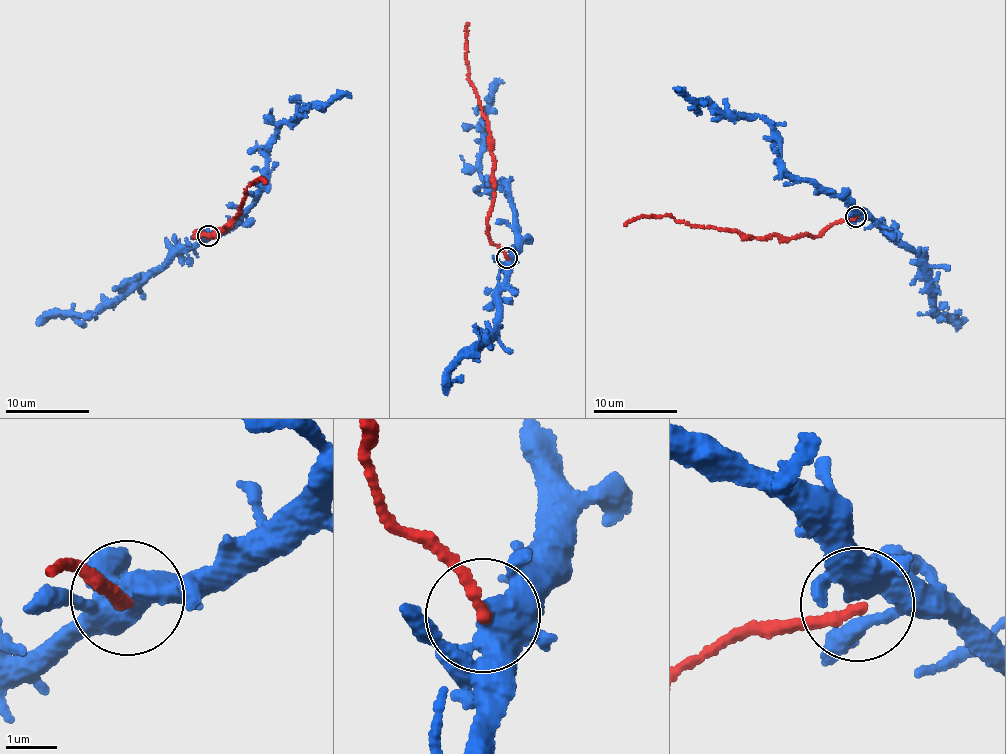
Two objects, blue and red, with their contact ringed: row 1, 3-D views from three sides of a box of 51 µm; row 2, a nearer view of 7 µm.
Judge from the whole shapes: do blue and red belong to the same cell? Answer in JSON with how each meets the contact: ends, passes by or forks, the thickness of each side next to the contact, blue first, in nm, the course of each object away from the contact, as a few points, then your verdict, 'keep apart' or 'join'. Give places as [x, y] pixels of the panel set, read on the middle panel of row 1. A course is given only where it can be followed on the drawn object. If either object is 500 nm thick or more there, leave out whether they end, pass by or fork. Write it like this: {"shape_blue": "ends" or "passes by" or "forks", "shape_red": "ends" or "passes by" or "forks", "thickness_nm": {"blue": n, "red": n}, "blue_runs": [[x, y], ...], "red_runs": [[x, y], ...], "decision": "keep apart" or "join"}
{"shape_blue": "passes by", "shape_red": "ends", "thickness_nm": {"blue": 480, "red": 240}, "blue_runs": [[508, 257], [516, 243], [511, 191], [502, 183], [492, 190], [480, 174], [482, 122], [493, 84], [499, 78]], "red_runs": [[506, 257], [491, 239], [487, 222], [493, 190], [492, 137], [489, 121], [468, 79], [467, 22]], "decision": "keep apart"}

